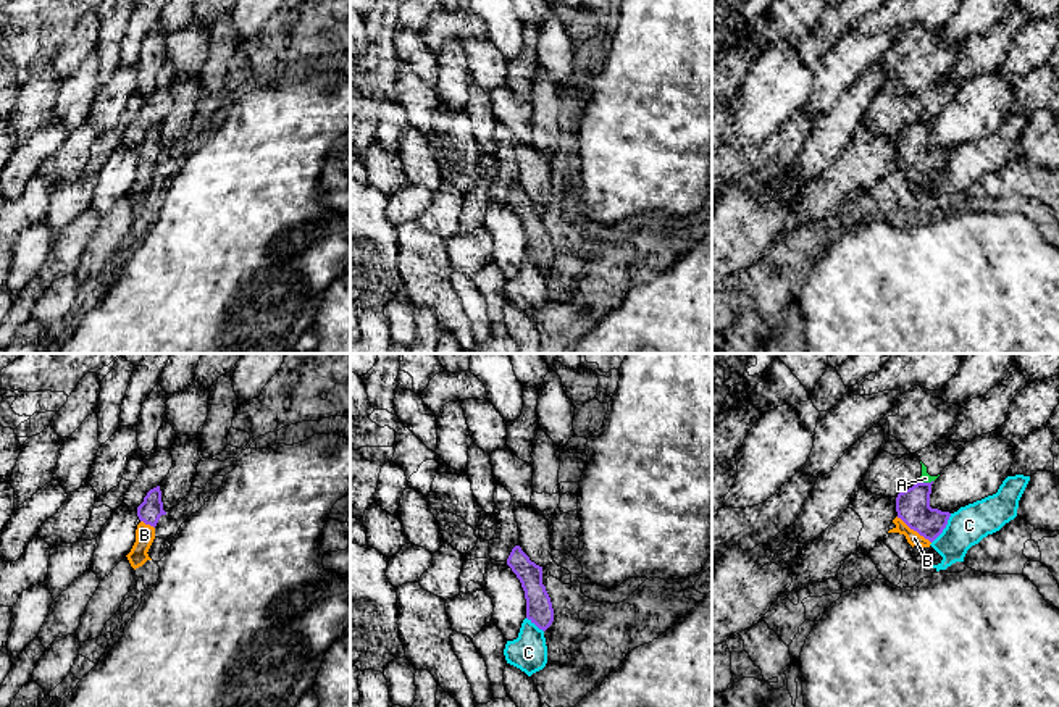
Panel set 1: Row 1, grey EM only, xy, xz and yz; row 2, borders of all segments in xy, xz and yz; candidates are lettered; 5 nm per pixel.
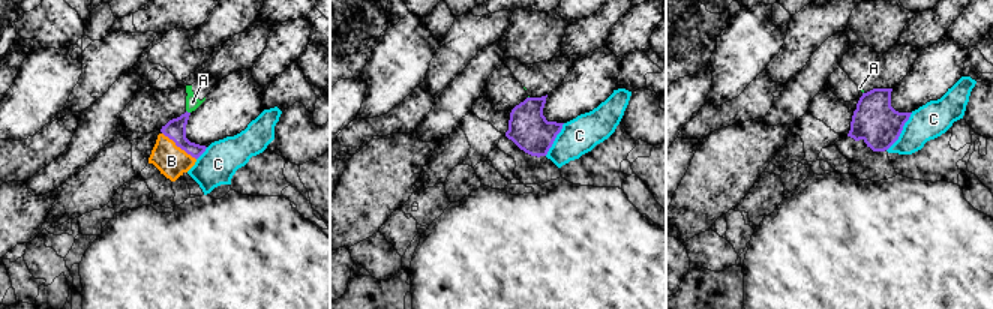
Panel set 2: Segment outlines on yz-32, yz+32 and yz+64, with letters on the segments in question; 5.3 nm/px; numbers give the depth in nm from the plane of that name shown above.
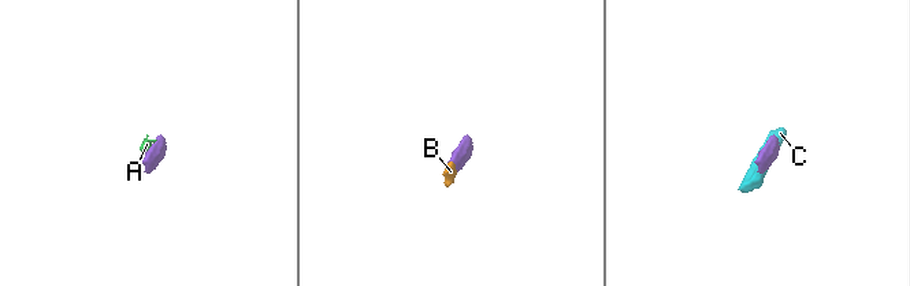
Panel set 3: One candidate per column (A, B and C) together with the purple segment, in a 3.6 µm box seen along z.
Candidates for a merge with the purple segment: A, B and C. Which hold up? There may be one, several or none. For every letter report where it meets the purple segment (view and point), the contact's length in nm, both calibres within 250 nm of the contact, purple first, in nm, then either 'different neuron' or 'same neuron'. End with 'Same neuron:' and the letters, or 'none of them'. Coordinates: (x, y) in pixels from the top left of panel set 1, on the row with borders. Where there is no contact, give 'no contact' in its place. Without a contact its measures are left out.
A: contact yz (925, 483); length 70 nm; calibres 170 and 50 nm; different neuron
B: contact yz (914, 530); length 220 nm; calibres 170 and 70 nm; same neuron
C: contact yz (945, 527); length 180 nm; calibres 170 and 190 nm; different neuron
Same neuron: B

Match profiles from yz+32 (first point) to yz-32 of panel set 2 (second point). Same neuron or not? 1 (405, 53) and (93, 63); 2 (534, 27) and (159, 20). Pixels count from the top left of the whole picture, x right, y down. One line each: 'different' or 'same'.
1: different
2: different

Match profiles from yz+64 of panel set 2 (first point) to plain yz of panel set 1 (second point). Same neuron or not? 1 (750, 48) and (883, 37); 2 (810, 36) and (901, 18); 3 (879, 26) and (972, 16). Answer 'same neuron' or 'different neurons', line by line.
1: different neurons
2: different neurons
3: different neurons

